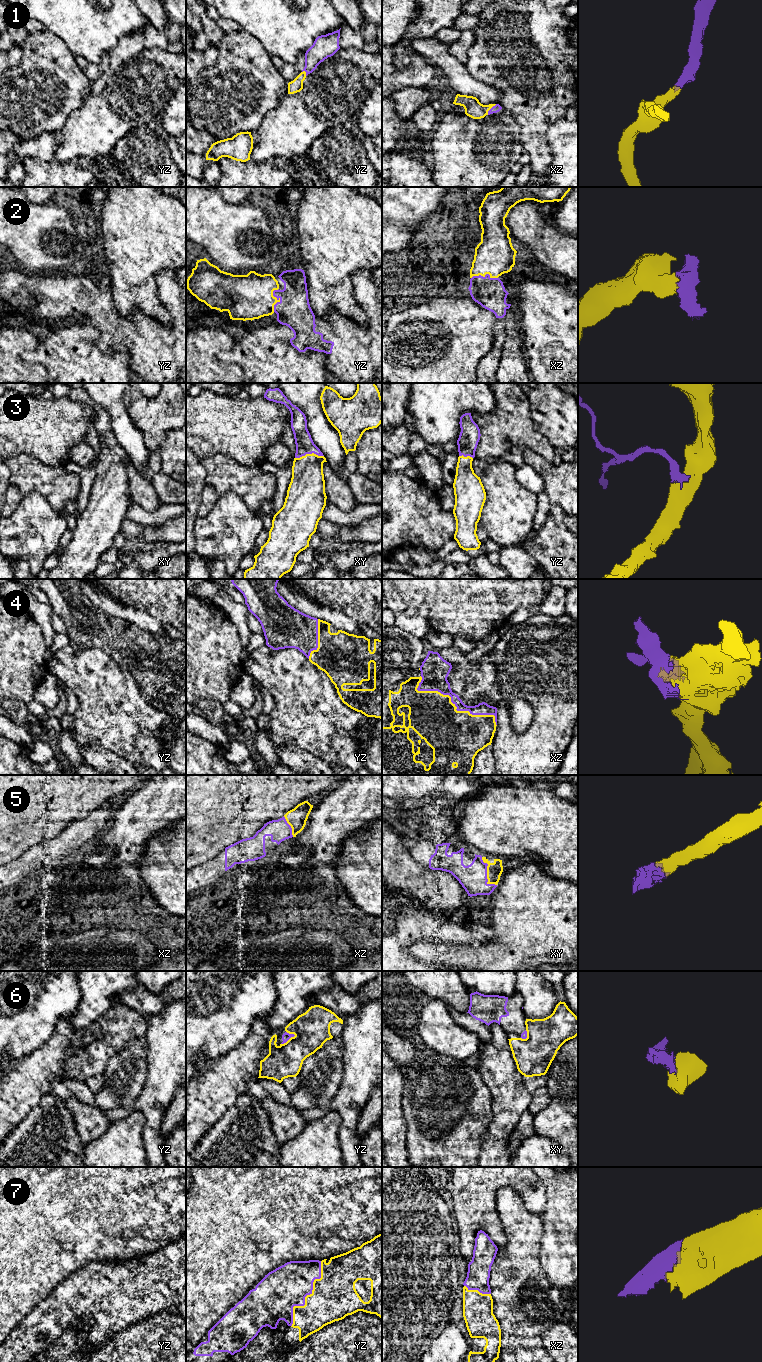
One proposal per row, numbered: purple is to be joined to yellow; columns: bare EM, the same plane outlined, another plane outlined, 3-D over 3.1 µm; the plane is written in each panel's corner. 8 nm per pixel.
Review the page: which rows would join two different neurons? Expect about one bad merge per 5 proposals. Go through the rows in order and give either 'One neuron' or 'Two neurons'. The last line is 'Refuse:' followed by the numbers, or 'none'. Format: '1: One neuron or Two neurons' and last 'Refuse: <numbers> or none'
1: One neuron
2: One neuron
3: One neuron
4: One neuron
5: One neuron
6: Two neurons
7: One neuron
Refuse: 6

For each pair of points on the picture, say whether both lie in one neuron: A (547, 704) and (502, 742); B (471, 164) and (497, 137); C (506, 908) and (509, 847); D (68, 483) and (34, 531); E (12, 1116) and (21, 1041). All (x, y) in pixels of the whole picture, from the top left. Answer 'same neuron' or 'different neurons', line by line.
A: same neuron
B: same neuron
C: different neurons
D: different neurons
E: different neurons

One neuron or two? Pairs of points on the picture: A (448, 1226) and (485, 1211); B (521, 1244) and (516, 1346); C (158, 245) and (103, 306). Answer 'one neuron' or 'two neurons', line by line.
A: two neurons
B: one neuron
C: two neurons

